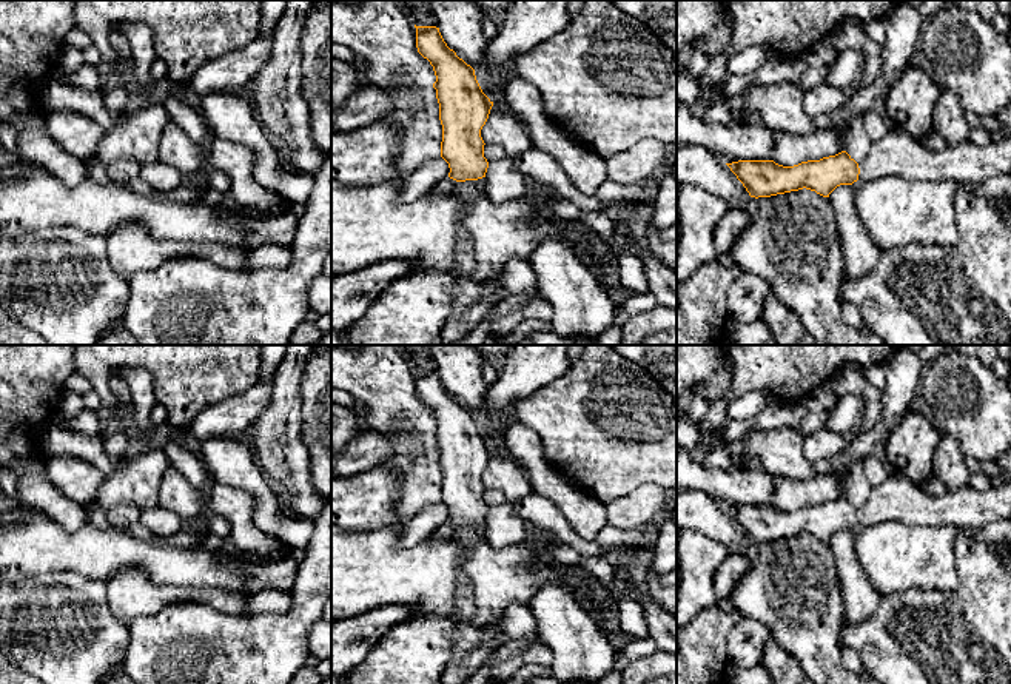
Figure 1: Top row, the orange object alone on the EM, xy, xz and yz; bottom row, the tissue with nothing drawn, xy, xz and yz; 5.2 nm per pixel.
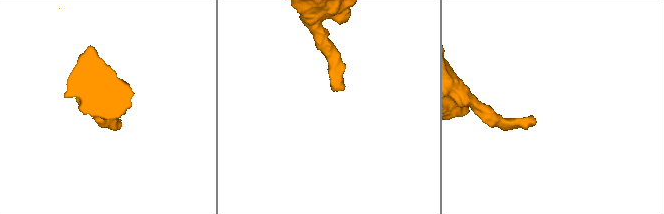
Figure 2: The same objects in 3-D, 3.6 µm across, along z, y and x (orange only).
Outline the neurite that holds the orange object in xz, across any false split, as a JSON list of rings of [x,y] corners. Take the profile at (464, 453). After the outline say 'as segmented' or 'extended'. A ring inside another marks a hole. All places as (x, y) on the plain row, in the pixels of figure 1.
[[[416,371],[418,397],[433,411],[436,427],[436,444],[439,448],[439,465],[442,470],[441,502],[448,508],[448,522],[456,527],[453,536],[459,548],[478,545],[484,535],[476,528],[485,522],[489,507],[484,502],[484,485],[481,474],[485,470],[493,447],[482,438],[475,414],[456,401],[444,387],[439,373]]] | extended

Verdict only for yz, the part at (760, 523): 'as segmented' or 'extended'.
extended

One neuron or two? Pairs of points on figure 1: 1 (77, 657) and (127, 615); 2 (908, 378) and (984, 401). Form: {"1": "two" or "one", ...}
{"1": "two", "2": "two"}

